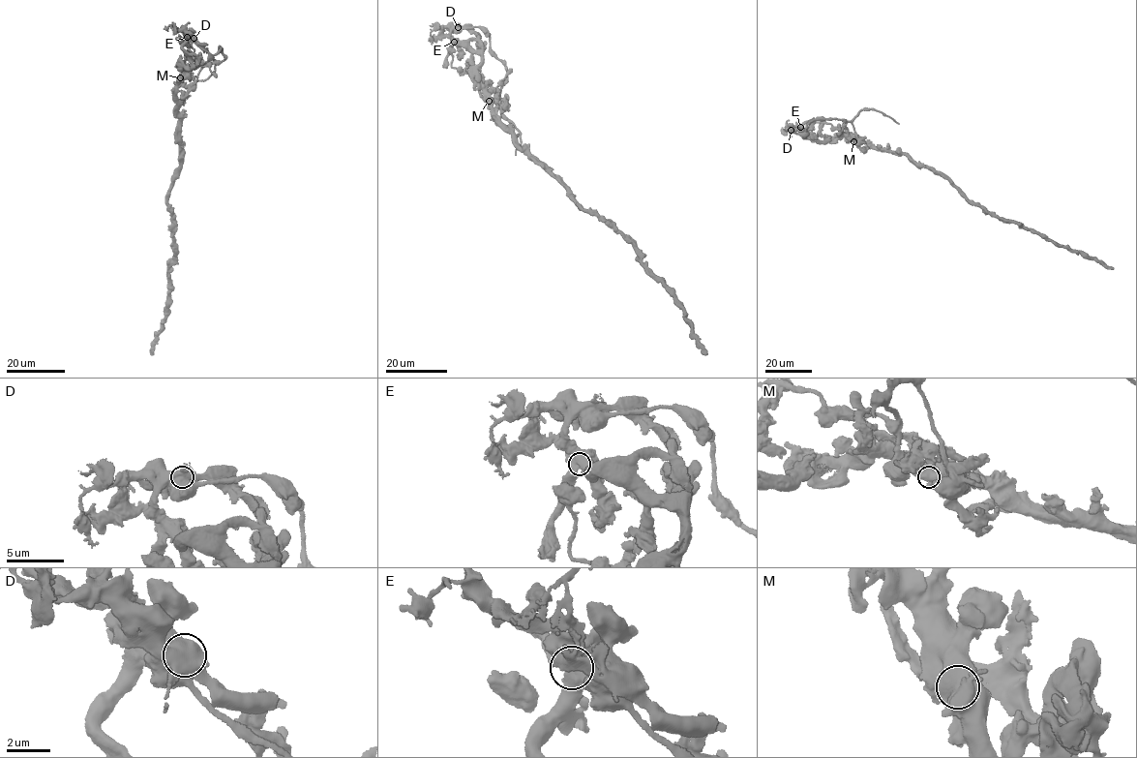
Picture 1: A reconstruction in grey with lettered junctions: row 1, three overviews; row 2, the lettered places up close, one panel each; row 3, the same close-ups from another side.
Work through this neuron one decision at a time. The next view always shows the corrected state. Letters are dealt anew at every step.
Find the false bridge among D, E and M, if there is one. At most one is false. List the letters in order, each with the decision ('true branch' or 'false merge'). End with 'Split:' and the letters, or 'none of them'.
D: false merge
E: true branch
M: true branch
Split: D

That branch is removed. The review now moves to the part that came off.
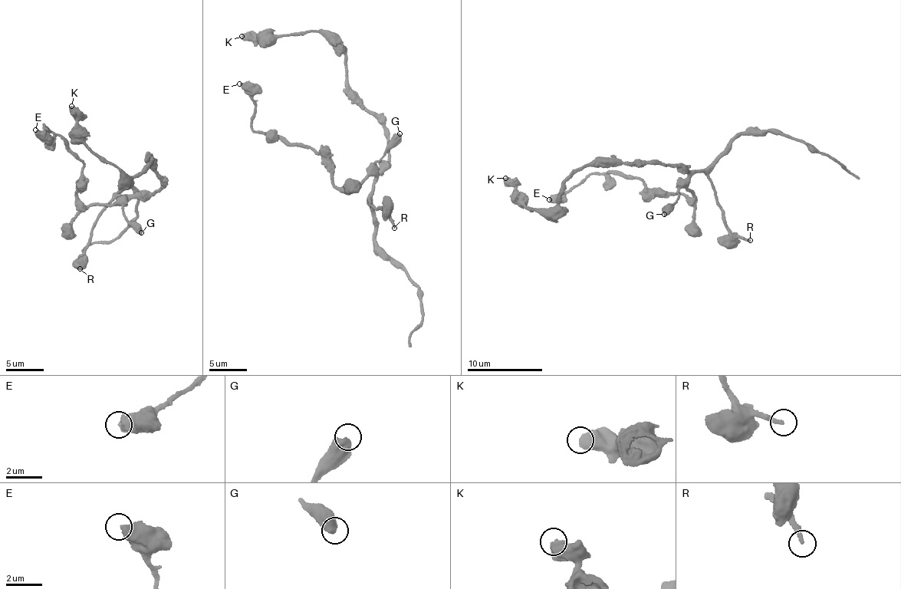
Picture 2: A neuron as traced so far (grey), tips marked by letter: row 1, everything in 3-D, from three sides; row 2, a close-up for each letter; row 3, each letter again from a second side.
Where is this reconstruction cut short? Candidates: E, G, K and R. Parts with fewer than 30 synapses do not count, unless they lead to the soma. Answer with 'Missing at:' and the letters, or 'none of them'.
Missing at: none of them

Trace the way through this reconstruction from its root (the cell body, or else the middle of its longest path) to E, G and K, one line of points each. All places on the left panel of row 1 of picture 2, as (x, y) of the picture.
E: (151, 195), (113, 204), (79, 203), (77, 192), (84, 185), (82, 161), (45, 124), (46, 133), (35, 129)
G: (151, 195), (133, 197), (123, 207), (125, 220), (141, 232)
K: (151, 195), (164, 185), (152, 157), (133, 177), (121, 176), (85, 142), (71, 106)

